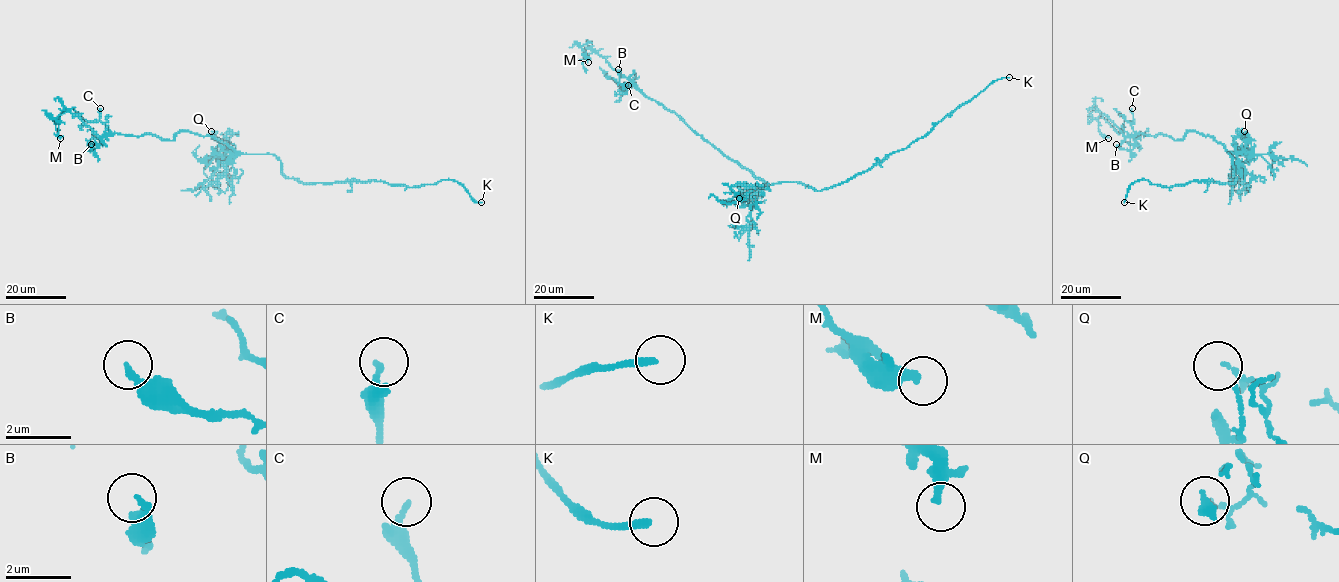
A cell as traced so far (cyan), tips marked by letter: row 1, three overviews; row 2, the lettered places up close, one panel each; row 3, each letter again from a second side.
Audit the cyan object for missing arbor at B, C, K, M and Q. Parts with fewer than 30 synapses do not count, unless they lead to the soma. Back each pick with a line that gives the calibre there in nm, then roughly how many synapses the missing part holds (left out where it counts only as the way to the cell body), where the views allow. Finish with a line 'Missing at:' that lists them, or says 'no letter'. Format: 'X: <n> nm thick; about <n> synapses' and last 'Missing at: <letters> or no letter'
K: 240 nm thick
Missing at: K

